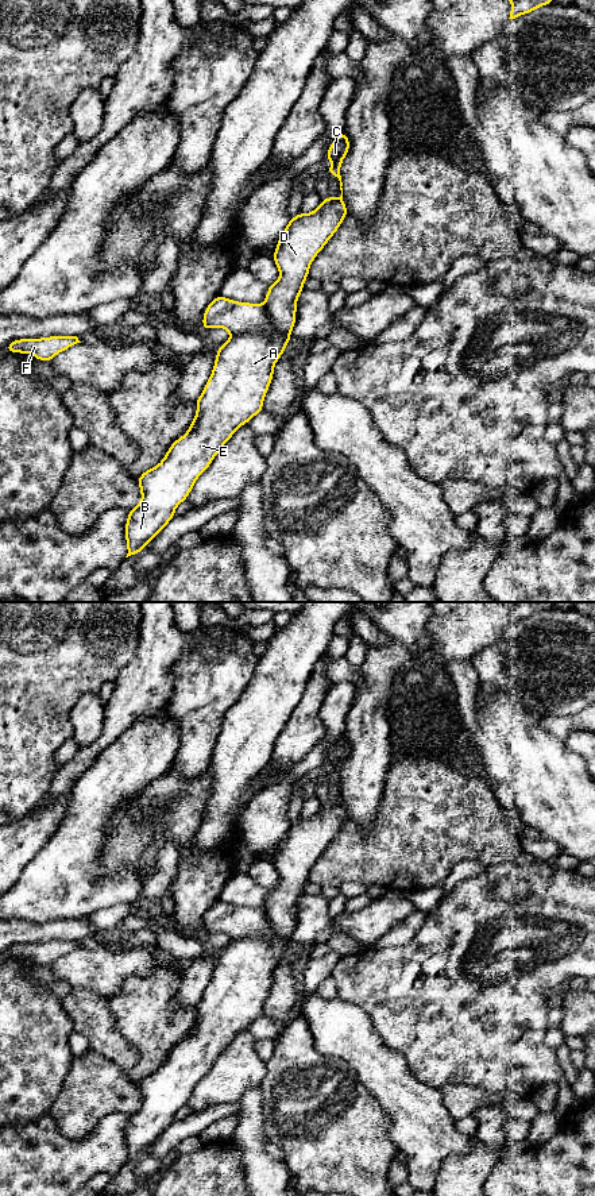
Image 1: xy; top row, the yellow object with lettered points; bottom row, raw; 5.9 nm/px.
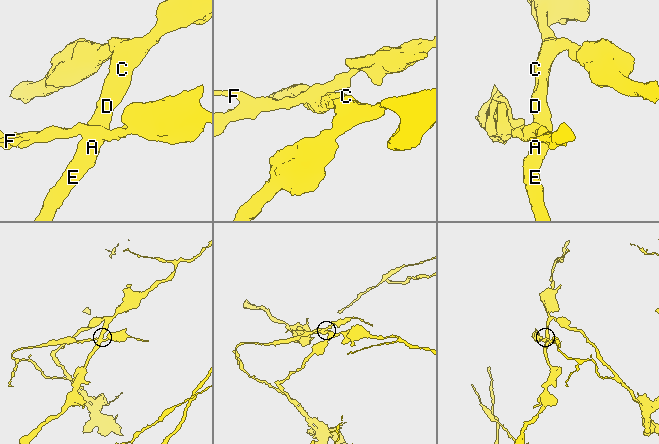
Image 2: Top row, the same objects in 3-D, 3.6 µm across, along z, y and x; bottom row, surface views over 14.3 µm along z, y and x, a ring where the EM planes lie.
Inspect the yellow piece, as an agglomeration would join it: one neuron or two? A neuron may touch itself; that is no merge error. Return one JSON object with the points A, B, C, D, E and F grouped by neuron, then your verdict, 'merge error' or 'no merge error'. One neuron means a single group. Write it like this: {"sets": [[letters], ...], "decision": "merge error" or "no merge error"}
{"sets": [["A", "B", "C", "D", "E"], ["F"]], "decision": "merge error"}

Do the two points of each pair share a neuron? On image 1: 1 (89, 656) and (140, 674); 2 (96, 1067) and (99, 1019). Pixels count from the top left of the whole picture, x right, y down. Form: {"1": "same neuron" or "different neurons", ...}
{"1": "different neurons", "2": "different neurons"}

